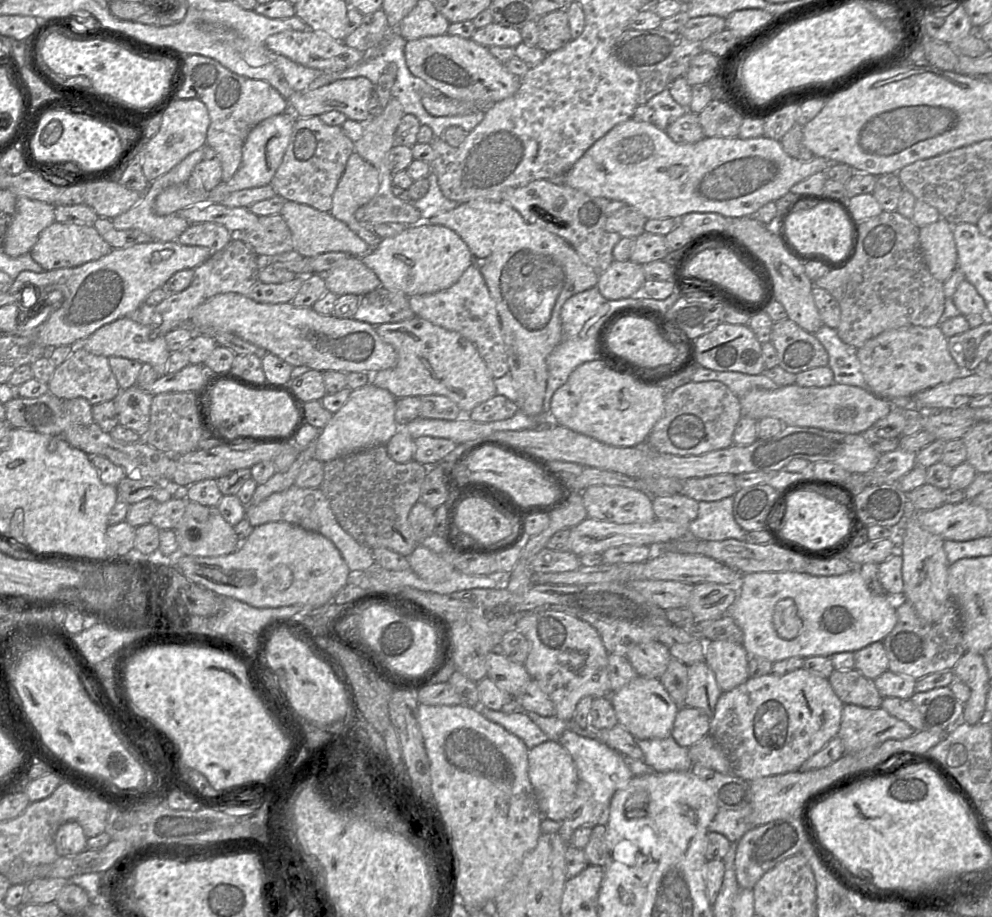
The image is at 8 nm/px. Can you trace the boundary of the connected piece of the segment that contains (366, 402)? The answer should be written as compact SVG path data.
M371 383L351 390L346 403L320 430L316 439L314 458L325 463L370 447L386 445L399 429L395 420L396 400L389 391Z

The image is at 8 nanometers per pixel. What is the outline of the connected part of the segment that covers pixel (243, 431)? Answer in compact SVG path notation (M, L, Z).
M223 380L216 384L211 394L210 417L214 426L224 435L290 435L301 414L292 399L283 392L258 390Z

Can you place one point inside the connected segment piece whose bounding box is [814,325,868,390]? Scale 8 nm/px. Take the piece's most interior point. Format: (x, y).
(842, 358)

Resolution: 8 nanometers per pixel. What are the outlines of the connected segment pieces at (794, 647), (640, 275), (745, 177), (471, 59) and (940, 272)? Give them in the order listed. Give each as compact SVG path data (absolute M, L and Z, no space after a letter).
M854 567L851 571L841 575L834 576L814 576L806 572L753 572L740 576L737 586L737 598L735 602L725 612L725 615L731 616L743 632L742 645L749 656L758 656L765 658L772 663L781 661L790 657L807 658L812 656L831 657L833 654L841 652L856 652L876 641L882 642L884 638L892 631L897 623L896 601L895 597L887 594L874 594L865 584L860 575L859 568Z
M614 260L599 274L597 288L606 299L620 300L640 293L645 281L642 265L631 260Z
M632 118L621 122L598 139L566 172L561 182L571 188L580 190L591 197L606 198L611 201L622 201L627 206L635 208L644 217L649 219L682 218L689 213L719 213L727 218L741 218L743 216L755 216L756 212L766 203L776 201L788 193L793 185L809 176L826 171L832 163L823 157L815 157L809 161L800 161L789 156L783 149L780 141L765 136L741 139L739 137L705 137L693 144L679 144L674 142L665 130L659 129L653 123L634 121Z
M443 34L421 37L406 42L404 55L410 72L437 89L444 96L477 103L492 105L514 95L521 77L509 72L503 63L495 58L488 47L474 42L471 38Z
M945 218L920 227L919 242L924 261L934 278L944 283L958 267L953 225Z

